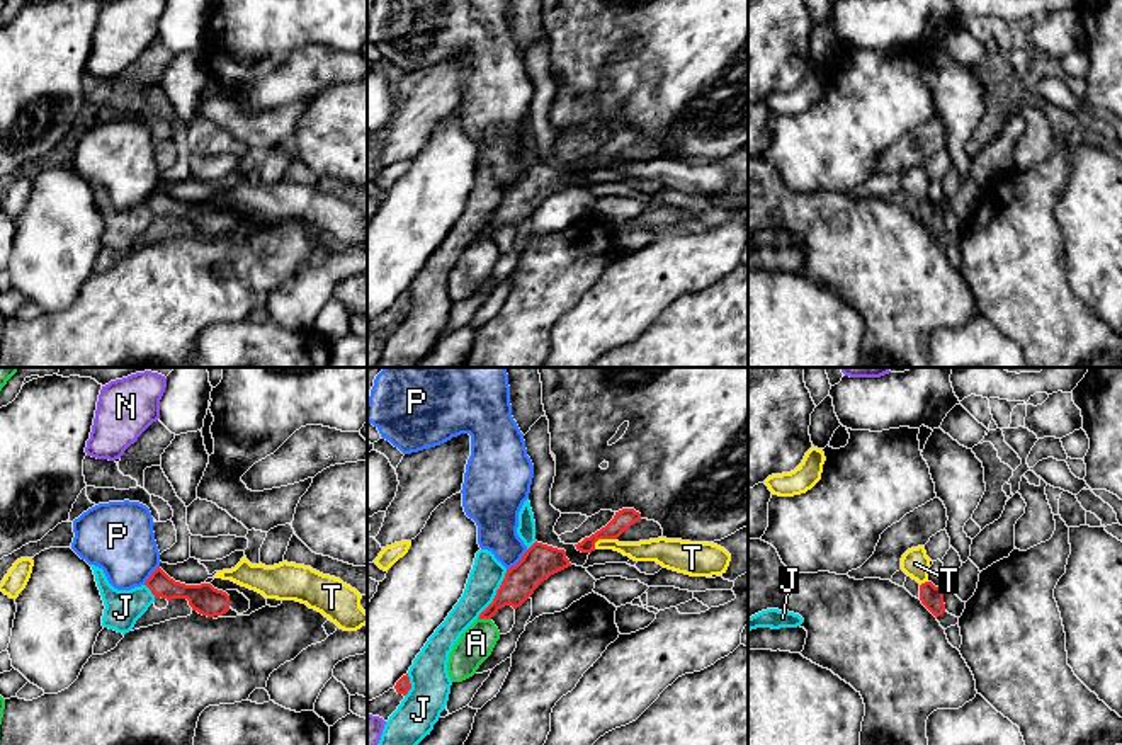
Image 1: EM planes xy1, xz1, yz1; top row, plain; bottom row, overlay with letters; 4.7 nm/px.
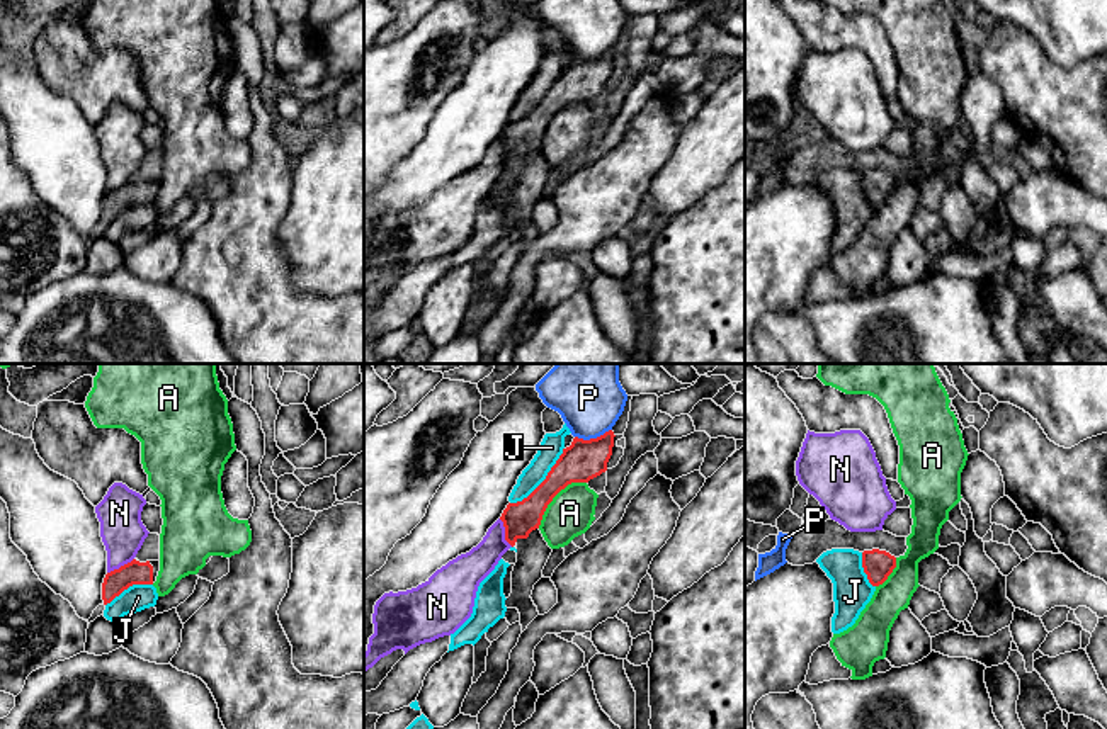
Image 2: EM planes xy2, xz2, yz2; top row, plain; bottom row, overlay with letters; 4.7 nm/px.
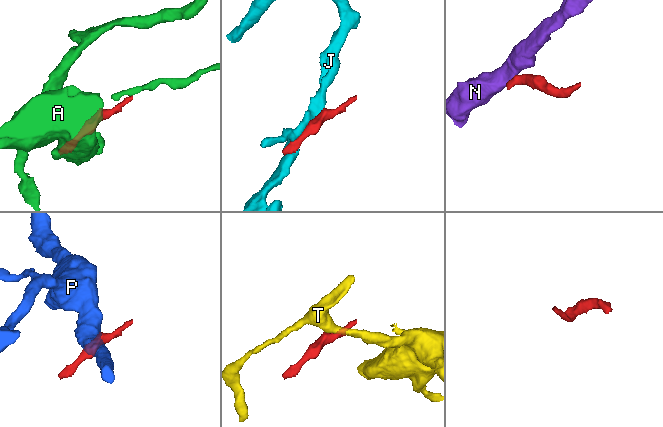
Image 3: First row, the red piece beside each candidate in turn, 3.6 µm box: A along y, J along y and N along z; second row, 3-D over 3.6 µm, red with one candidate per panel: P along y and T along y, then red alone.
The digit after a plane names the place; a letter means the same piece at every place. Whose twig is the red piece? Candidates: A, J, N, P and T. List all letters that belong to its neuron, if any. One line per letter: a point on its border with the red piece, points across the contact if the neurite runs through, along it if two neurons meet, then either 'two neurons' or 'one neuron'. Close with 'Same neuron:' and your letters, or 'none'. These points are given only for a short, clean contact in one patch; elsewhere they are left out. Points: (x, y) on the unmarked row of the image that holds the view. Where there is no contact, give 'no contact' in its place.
A: xz2 (555, 114) | along xz2 (585, 101), (568, 102), (548, 124), (538, 146) | two neurons
J: xz2 (544, 99) | two neurons
N: xz2 (505, 152) | along xz2 (499, 138), (504, 146), (504, 157), (512, 165) | two neurons
P: xz2 (592, 58) | along xz2 (611, 48), (589, 58), (575, 56) | two neurons
T: xz1 (602, 157) | along xz1 (616, 157), (600, 157), (594, 167) | two neurons
Same neuron: none

